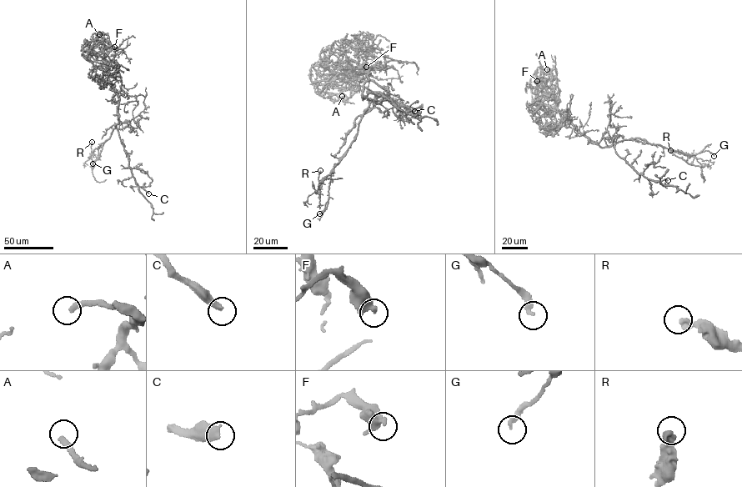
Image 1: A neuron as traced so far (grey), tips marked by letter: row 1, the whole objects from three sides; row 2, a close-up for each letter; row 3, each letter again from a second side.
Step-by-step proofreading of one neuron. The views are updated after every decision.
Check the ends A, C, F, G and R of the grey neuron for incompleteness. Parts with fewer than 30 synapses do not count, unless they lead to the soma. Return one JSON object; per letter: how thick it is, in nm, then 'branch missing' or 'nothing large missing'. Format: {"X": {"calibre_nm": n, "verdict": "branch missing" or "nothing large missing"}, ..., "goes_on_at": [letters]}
{"A": {"calibre_nm": 280, "verdict": "branch missing"}, "C": {"calibre_nm": 420, "verdict": "branch missing"}, "F": {"calibre_nm": 280, "verdict": "nothing large missing"}, "G": {"calibre_nm": 260, "verdict": "nothing large missing"}, "R": {"calibre_nm": 320, "verdict": "nothing large missing"}, "goes_on_at": ["A", "C"]}

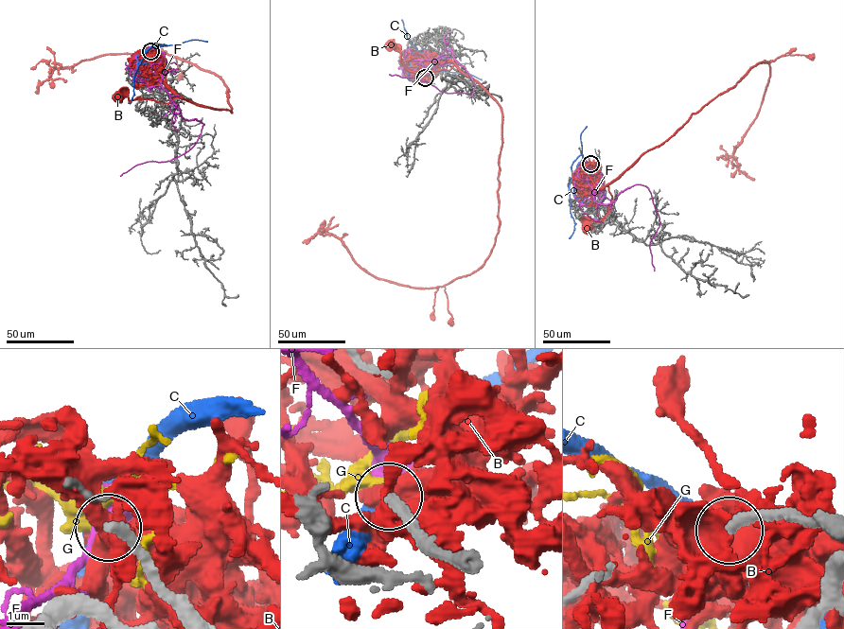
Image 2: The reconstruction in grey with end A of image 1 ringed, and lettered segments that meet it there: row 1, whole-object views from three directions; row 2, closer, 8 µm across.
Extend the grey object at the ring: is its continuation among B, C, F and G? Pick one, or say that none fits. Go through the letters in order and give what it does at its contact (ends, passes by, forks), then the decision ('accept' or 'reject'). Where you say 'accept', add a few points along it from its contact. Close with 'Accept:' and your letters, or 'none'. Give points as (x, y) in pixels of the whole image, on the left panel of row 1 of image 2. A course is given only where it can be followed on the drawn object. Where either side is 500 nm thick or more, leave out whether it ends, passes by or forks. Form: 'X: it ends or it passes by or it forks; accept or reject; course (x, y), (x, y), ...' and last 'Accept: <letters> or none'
B: reject
C: reject
F: reject
G: it passes by; accept
Accept: G

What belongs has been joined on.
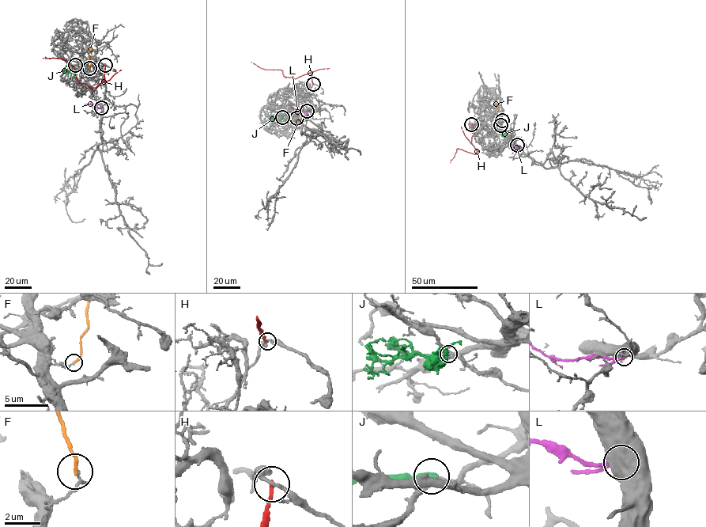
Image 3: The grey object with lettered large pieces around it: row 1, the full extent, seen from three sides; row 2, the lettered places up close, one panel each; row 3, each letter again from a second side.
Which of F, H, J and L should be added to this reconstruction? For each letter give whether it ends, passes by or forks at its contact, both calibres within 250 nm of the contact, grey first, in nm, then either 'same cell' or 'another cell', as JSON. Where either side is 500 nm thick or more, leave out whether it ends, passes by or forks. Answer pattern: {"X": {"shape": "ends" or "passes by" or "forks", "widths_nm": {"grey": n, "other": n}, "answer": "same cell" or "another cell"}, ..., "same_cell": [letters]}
{"F": {"shape": "ends", "widths_nm": {"grey": 180, "other": 200}, "answer": "another cell"}, "H": {"shape": "ends", "widths_nm": {"grey": 200, "other": 200}, "answer": "another cell"}, "J": {"shape": "ends", "widths_nm": {"grey": 440, "other": 280}, "answer": "another cell"}, "L": {"widths_nm": {"grey": 750, "other": 240}, "answer": "another cell"}, "same_cell": []}

